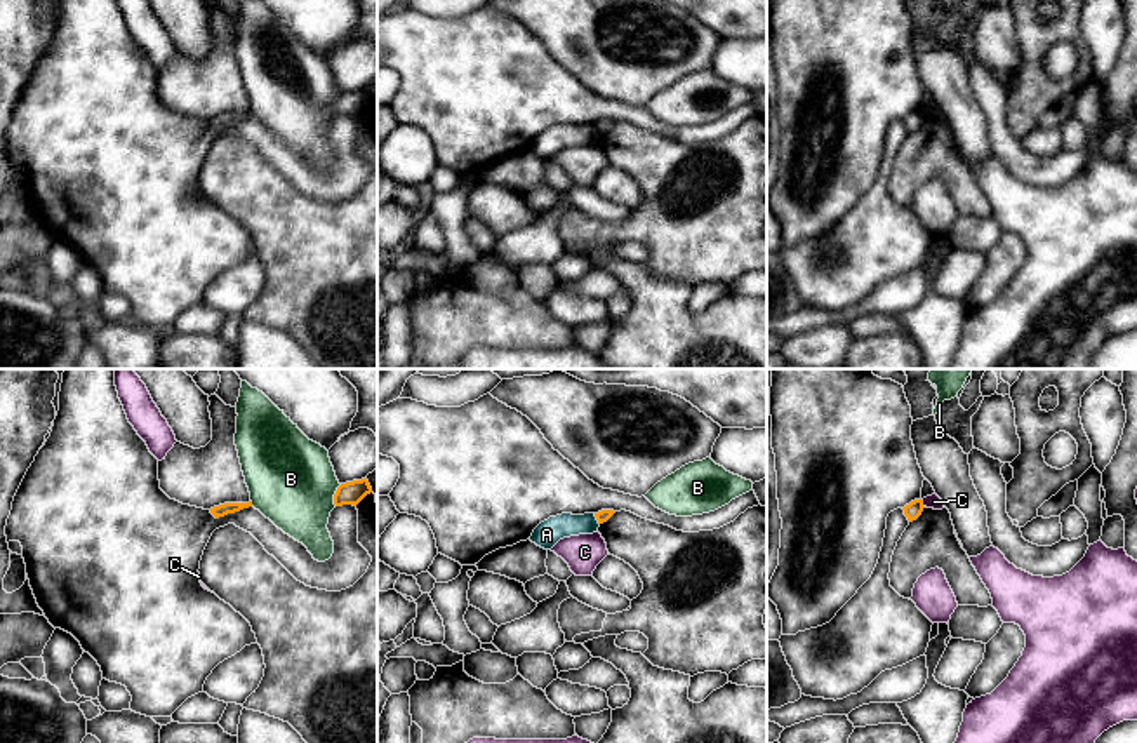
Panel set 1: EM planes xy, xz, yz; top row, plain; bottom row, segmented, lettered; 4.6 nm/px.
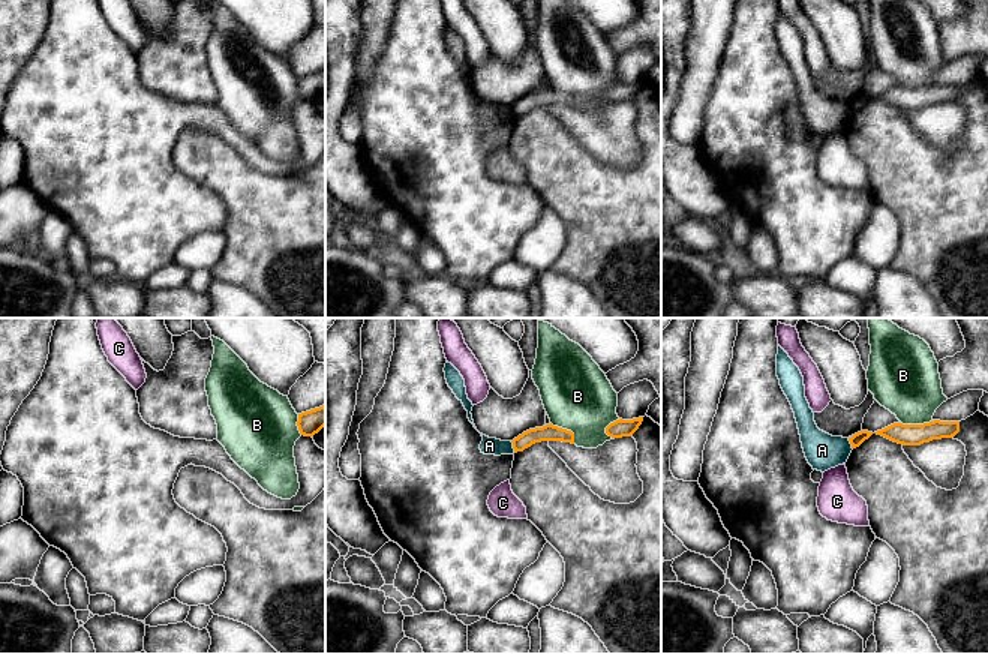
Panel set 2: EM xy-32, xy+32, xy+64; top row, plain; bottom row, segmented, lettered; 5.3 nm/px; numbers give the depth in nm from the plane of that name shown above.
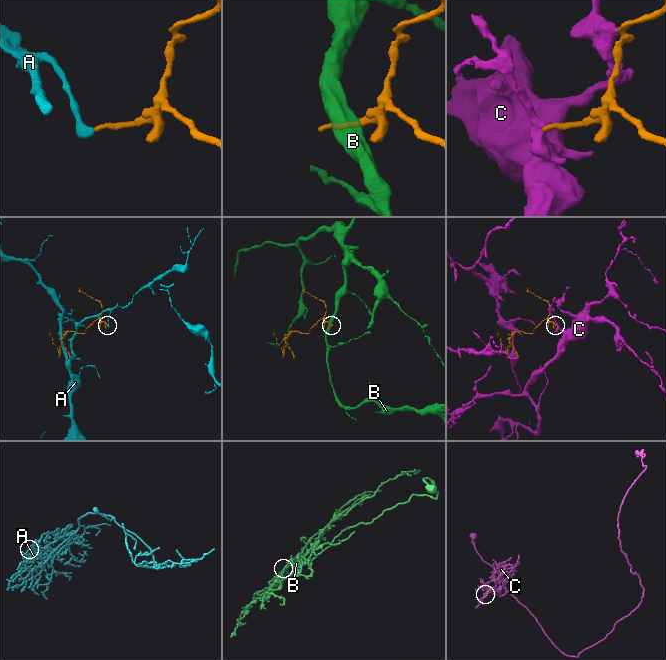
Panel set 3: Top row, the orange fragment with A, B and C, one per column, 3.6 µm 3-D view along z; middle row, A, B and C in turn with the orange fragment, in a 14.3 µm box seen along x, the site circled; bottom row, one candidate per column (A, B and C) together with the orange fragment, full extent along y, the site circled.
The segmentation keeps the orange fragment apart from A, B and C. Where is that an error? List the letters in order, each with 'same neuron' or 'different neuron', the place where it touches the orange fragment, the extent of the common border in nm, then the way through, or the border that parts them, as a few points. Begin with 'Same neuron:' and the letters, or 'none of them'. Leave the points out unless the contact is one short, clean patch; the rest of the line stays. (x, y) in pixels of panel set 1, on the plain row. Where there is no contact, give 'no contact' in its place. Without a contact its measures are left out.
Same neuron: none of them
A: different neuron | xz (597, 129) | 60 nm
B: different neuron | xy (334, 105) | 110 nm
C: different neuron | yz (922, 113) | 40 nm | along yz (922, 110), (924, 117)

